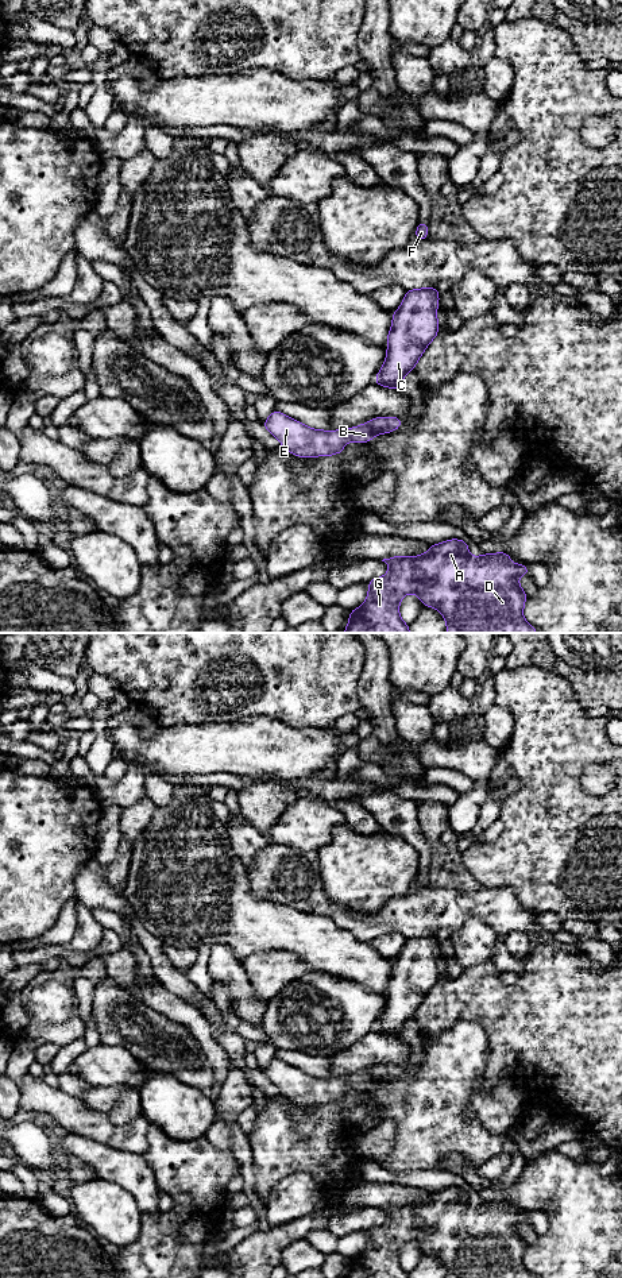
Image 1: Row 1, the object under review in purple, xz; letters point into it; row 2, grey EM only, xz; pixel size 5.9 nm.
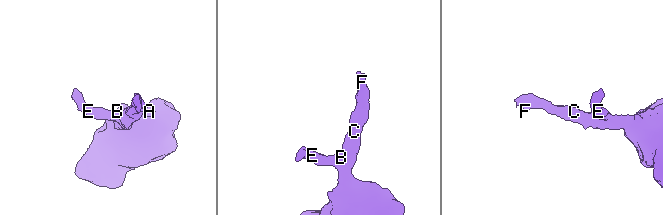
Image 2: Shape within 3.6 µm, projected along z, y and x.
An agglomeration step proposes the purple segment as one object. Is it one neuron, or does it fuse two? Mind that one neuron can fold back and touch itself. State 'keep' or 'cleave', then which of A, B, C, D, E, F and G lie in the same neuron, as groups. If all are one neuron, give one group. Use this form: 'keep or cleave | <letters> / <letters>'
keep | A B C D E F G

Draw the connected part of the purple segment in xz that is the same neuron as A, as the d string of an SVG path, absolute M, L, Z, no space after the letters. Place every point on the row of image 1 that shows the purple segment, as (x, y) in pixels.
M452 538L432 544L424 555L395 556L382 561L389 565L389 574L368 582L367 599L349 611L343 633L410 633L398 607L401 598L412 592L420 596L422 606L436 607L443 614L447 633L537 633L522 617L526 592L517 582L521 575L530 572L526 564L513 564L503 551L472 557L465 540Z

